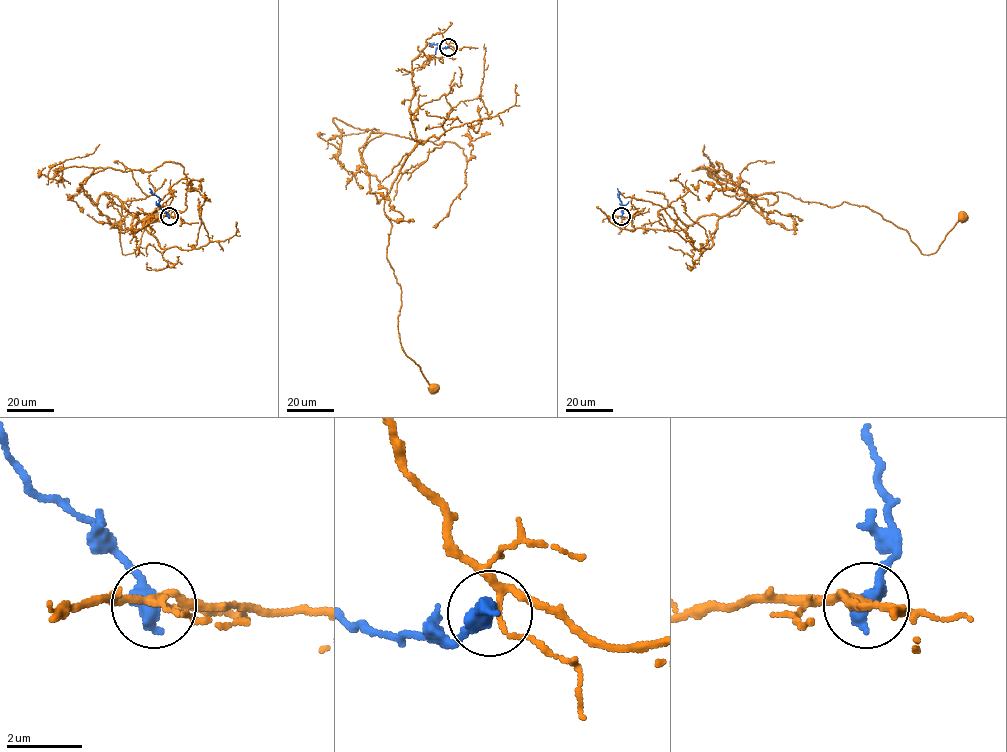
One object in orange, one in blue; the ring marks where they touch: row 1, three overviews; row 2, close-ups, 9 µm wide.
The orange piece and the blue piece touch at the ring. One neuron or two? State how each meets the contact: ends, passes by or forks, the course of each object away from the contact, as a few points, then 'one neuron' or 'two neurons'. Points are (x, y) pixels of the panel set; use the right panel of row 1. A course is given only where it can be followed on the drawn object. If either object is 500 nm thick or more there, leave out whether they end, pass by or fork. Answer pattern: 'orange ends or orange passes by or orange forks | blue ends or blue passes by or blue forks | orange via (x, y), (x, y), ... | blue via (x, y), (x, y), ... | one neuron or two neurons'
orange via (621, 216), (608, 218), (628, 230), (685, 229), (755, 196), (788, 193), (867, 206), (930, 255), (960, 217) | blue via (621, 216), (623, 210), (617, 188) | two neurons

